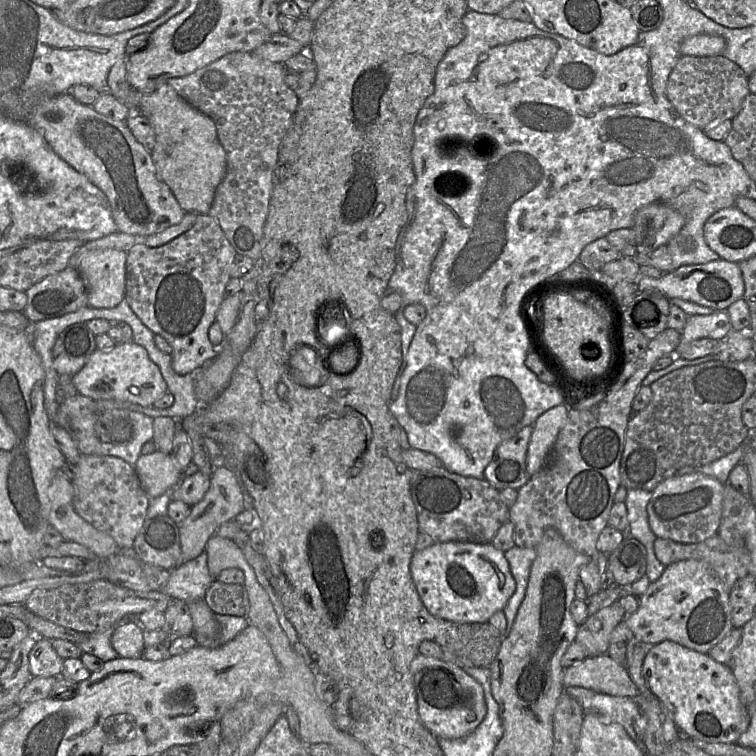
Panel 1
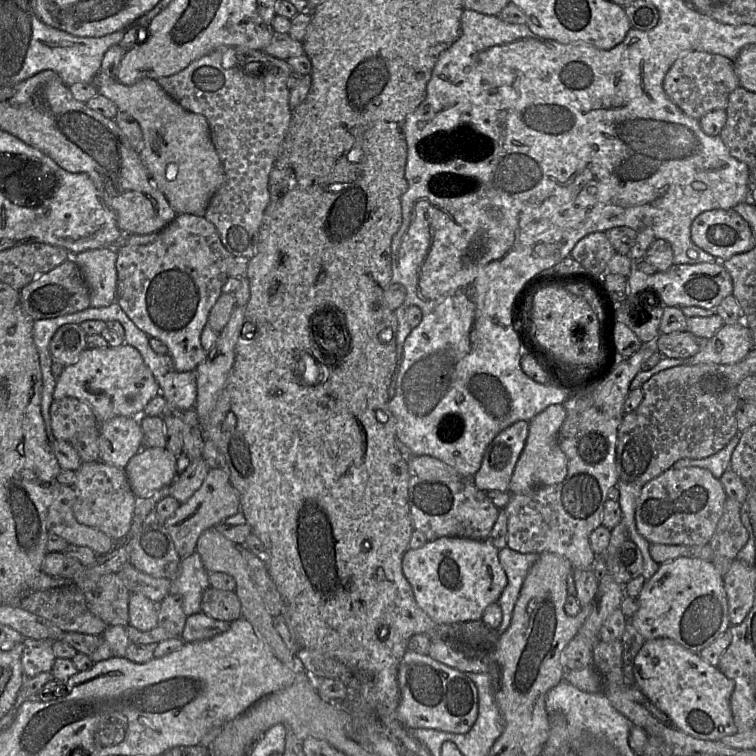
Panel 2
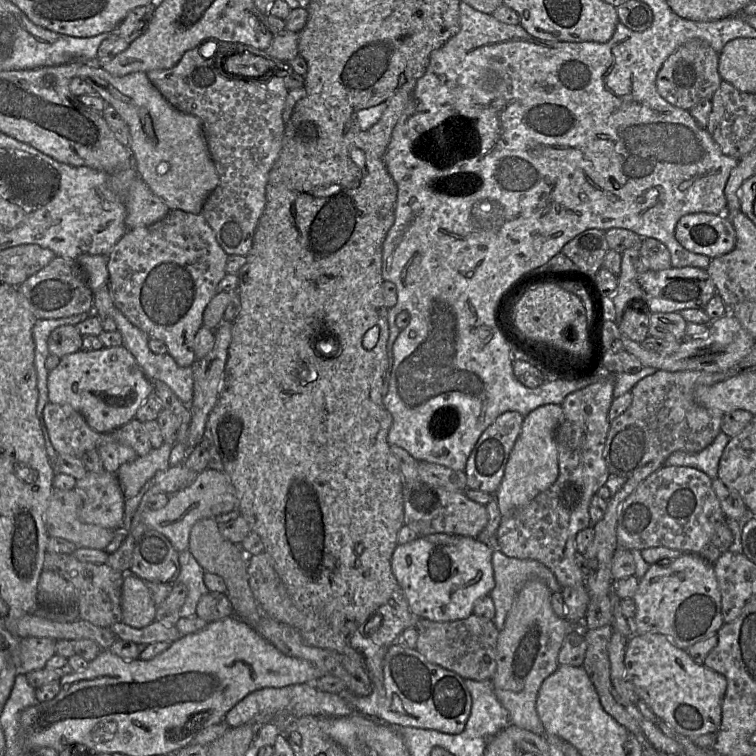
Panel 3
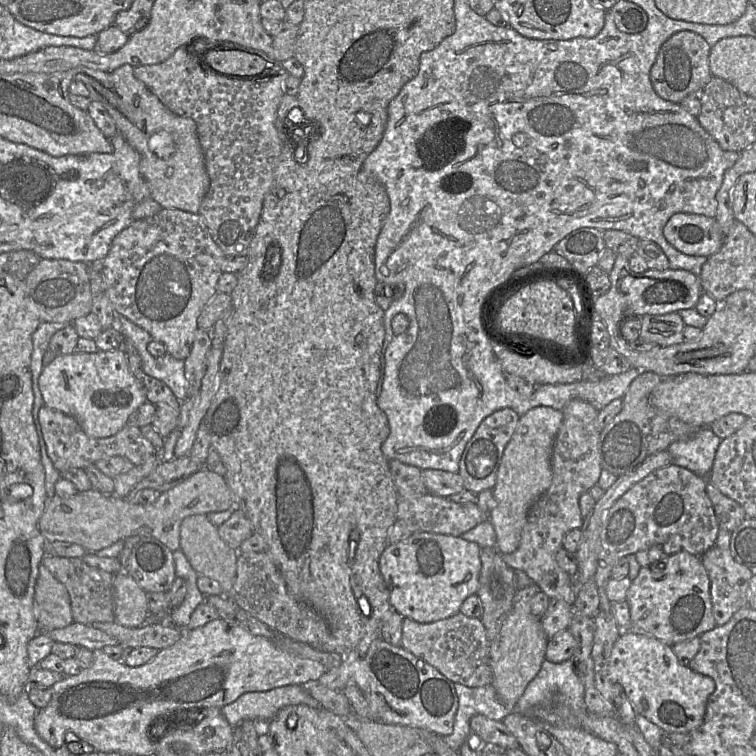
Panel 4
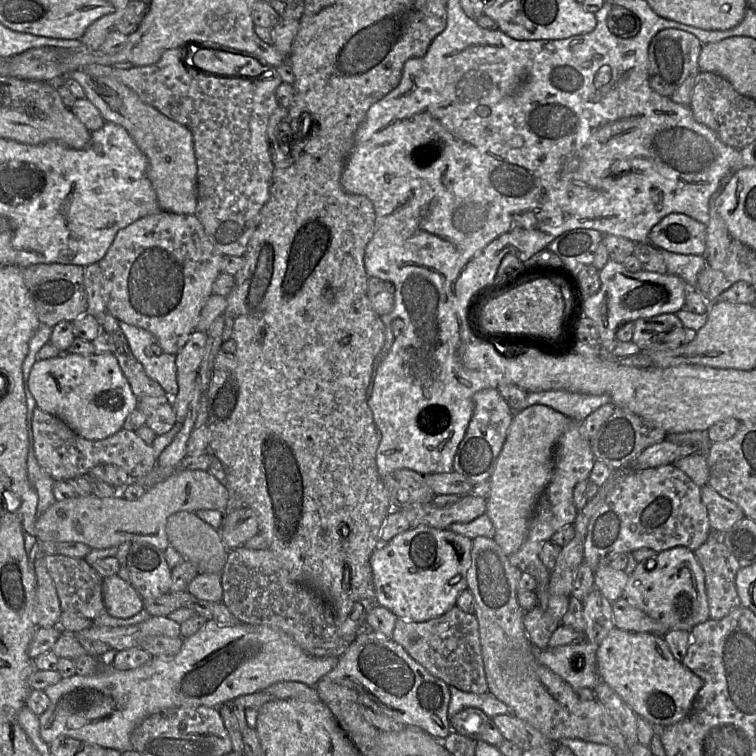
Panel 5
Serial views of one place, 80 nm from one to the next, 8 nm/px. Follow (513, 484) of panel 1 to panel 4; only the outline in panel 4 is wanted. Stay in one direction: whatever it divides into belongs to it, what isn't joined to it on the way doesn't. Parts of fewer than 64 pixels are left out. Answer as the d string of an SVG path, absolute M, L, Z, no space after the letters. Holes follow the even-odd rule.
M503 408L487 416L468 441L459 460L458 473L464 481L464 488L478 494L485 489L493 489L497 471L505 447L511 439L520 416L511 408Z

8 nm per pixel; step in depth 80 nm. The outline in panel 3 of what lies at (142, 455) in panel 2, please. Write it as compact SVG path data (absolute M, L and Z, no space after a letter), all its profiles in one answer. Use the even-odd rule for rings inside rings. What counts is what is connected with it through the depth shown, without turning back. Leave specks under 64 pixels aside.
M163 443L157 449L152 448L147 455L137 456L133 462L120 466L115 474L125 500L136 496L145 483L157 472L166 470L171 466L170 452L172 446Z

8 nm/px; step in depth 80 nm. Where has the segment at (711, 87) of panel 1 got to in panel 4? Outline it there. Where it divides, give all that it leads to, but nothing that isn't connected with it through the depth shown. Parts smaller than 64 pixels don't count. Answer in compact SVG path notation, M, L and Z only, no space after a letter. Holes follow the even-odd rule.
M680 31L666 40L650 70L650 80L655 93L664 100L679 104L692 93L701 93L713 77L709 67L711 46L700 35Z

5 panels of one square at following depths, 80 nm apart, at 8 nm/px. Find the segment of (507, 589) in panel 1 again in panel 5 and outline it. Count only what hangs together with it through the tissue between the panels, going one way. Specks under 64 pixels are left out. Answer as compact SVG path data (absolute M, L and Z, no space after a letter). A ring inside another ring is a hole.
M419 525L397 534L373 551L369 563L378 605L387 608L397 617L414 622L437 618L456 605L459 594L467 589L467 571L471 562L472 539L450 529L437 529Z

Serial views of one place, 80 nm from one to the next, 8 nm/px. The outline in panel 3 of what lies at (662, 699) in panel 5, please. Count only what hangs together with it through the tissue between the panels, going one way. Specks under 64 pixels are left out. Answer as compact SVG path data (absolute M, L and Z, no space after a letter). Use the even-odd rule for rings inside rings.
M638 634L628 640L624 664L638 698L676 732L690 739L717 732L727 688L723 675L696 663L686 650L676 647L662 634Z

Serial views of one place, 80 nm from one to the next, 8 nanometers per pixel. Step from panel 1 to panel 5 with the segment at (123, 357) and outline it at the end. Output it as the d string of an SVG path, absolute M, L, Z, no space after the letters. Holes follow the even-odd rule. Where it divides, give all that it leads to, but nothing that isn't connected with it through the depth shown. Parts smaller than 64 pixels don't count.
M67 352L47 360L37 360L25 383L26 388L34 397L36 408L61 419L87 440L102 440L121 430L126 417L137 409L139 401L112 352L91 355Z

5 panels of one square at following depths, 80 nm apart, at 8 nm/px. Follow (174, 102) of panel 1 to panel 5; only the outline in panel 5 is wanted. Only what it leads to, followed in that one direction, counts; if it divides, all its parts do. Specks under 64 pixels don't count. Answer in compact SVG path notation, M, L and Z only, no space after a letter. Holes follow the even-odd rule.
M82 69L66 77L80 83L88 99L106 122L122 126L147 158L147 175L161 210L176 214L194 214L197 206L197 163L193 134L186 126L142 102L129 87L110 76L95 77Z

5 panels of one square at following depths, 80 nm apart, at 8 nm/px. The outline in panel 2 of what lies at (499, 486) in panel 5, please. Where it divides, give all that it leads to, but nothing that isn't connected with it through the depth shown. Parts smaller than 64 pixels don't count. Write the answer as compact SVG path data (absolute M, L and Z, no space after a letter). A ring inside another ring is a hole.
M563 404L548 406L529 421L529 432L523 451L516 463L510 480L510 494L528 494L536 489L558 483L567 474L567 458L559 447L558 433L566 418Z

